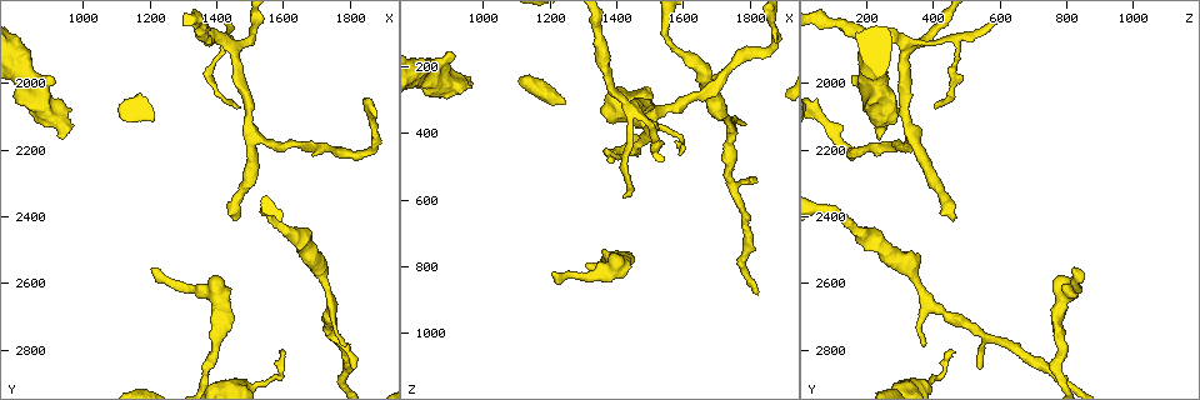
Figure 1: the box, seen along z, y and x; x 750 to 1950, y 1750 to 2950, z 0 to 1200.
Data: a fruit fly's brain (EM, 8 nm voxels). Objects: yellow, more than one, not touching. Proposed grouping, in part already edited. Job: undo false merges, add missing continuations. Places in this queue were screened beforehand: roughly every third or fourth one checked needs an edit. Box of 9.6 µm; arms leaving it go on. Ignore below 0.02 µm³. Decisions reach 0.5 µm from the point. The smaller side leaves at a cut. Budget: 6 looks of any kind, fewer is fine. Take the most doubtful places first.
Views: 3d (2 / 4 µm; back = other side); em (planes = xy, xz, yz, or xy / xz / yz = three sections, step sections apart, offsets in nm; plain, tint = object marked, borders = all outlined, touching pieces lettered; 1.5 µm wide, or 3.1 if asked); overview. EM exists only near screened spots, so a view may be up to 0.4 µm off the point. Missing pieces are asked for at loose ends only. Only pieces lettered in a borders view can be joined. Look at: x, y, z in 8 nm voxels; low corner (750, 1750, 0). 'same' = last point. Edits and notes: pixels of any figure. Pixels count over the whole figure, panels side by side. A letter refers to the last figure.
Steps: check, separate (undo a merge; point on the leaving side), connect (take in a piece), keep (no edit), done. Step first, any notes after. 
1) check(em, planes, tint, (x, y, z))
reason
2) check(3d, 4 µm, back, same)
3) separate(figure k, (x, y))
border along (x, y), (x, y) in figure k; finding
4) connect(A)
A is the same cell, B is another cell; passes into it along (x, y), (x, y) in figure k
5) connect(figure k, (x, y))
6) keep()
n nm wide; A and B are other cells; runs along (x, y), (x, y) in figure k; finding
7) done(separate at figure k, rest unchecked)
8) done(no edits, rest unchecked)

check(3d, 4 µm, (1210, 2560, 820))
free end

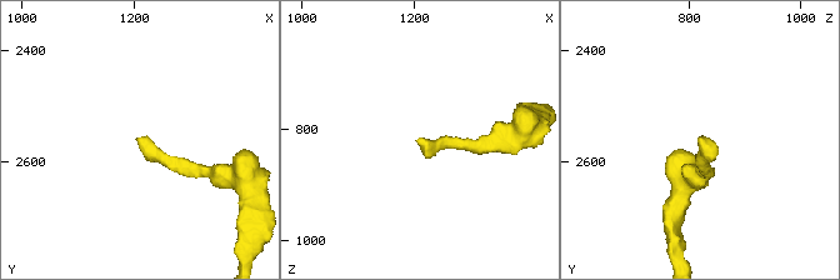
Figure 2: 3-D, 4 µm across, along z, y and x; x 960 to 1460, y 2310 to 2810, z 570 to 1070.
check(em, xy, step 8, tint, (1210, 2560, 815))

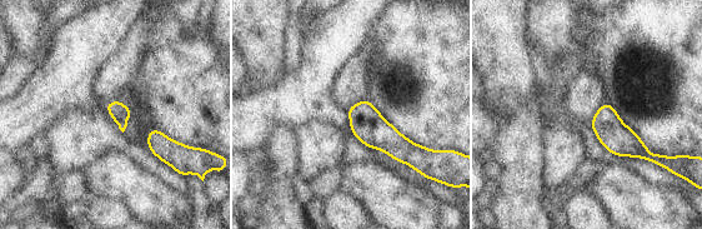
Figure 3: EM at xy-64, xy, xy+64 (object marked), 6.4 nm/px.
check(em, planes, borders, same)

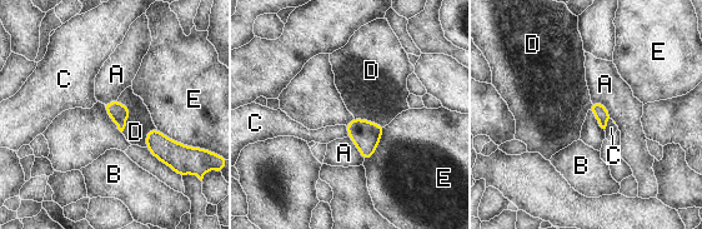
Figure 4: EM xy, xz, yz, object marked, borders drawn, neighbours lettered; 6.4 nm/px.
keep()
A, B, C, D and E are other cells; border along (116, 100), (131, 113), (121, 132) in figure 4; no lettered piece goes on from it

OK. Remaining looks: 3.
check(em, planes, borders, (930, 2160, 240))
branch stops here

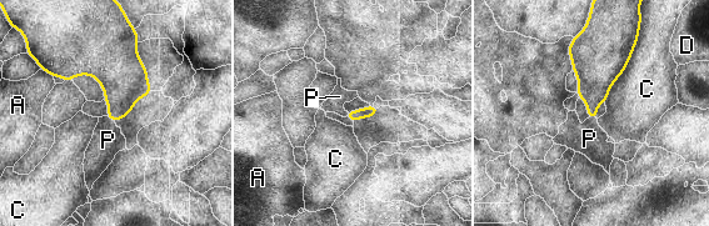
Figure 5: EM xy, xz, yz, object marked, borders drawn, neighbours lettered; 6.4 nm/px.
keep()
A, C, D and P are other cells; border along (588, 117), (597, 120) in figure 5; no lettered piece goes on from it

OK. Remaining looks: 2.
check(3d, 4 µm, (1470, 2410, 470))

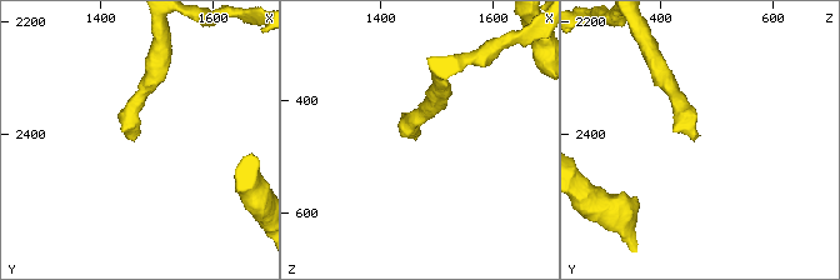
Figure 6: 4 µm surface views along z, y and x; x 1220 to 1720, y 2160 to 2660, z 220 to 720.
check(em, planes, borders, (1465, 2410, 460))
now the EM

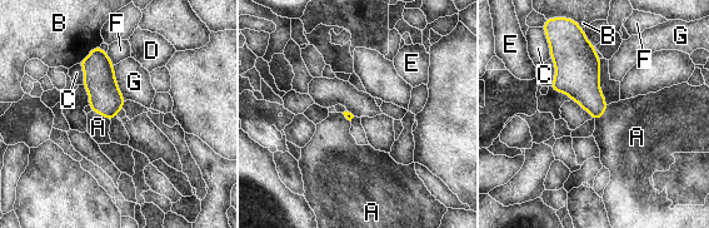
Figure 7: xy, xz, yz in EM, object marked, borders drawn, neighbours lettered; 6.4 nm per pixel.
connect(A)
A is the same cell, B, C, D, E, F and G are other cells; passes into it along (105, 98), (101, 114), (98, 127) in figure 7; it goes on there

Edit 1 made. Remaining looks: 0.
done(connect at figure 7, rest unchecked)

